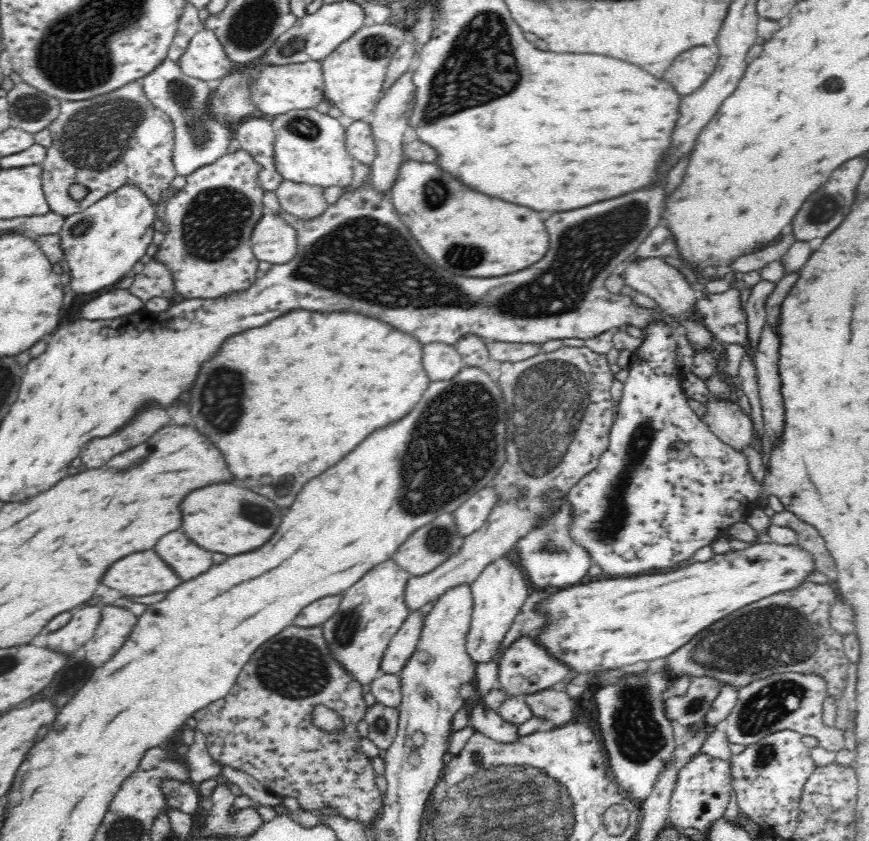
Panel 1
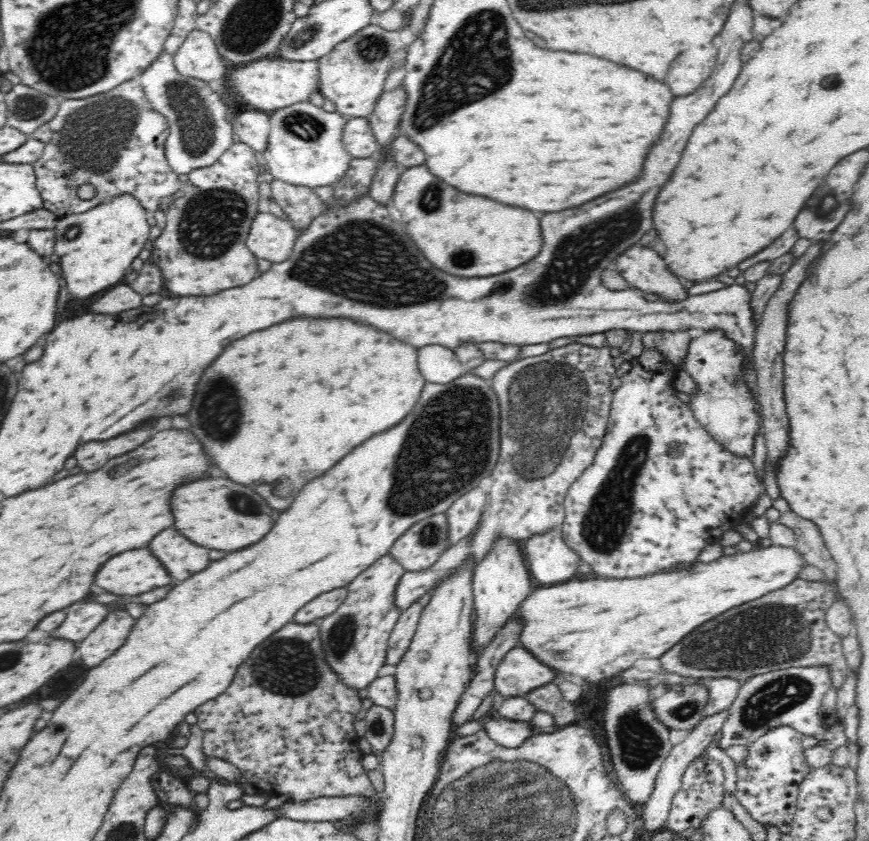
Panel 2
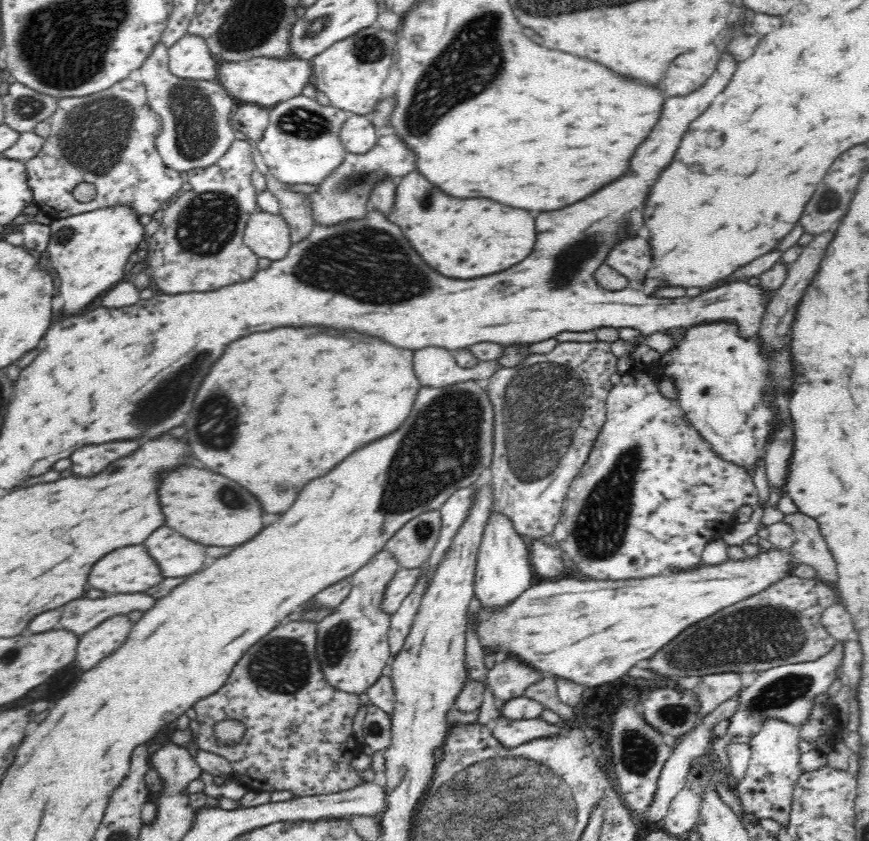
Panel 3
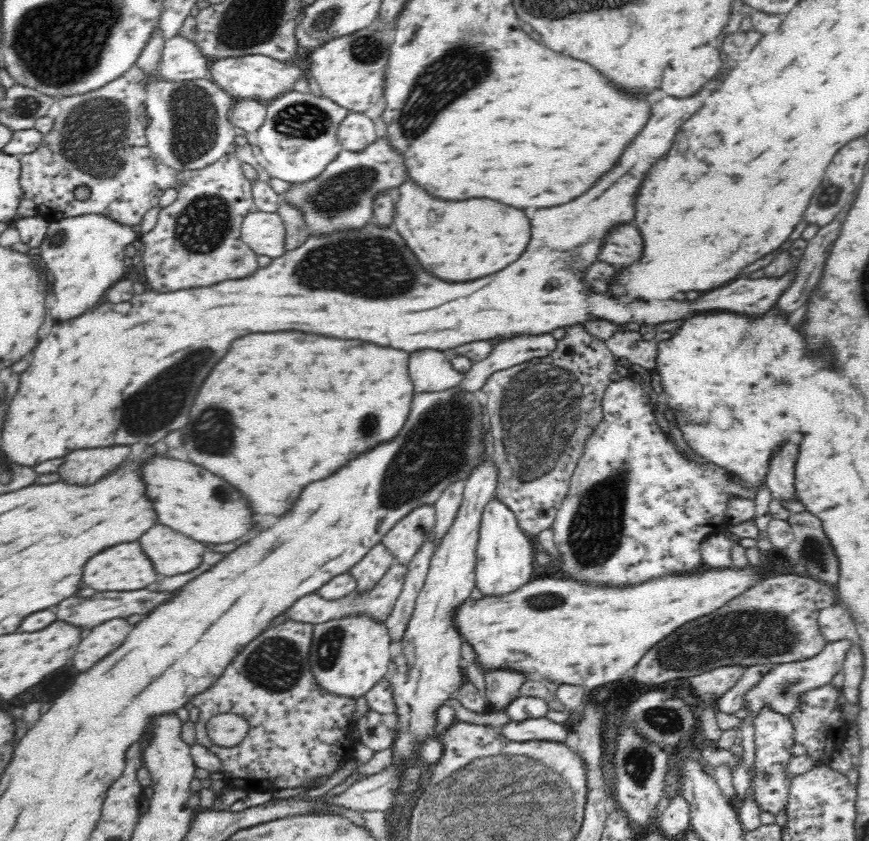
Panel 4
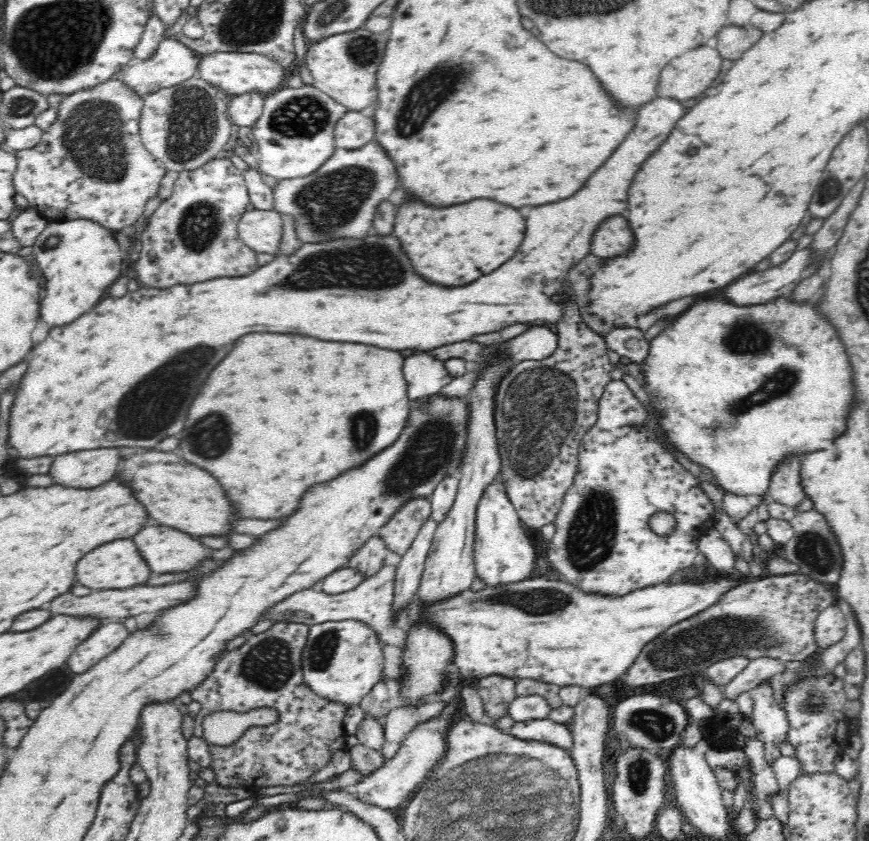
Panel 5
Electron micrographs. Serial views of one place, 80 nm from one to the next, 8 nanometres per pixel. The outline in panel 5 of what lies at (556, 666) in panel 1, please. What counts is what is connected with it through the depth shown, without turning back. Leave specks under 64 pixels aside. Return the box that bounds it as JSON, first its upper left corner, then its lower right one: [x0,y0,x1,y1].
[478,674,517,722]

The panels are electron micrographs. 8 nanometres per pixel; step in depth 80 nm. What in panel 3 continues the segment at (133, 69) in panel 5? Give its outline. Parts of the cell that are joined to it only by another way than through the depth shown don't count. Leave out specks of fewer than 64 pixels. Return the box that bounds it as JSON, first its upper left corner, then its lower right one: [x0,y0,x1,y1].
[169,34,221,81]

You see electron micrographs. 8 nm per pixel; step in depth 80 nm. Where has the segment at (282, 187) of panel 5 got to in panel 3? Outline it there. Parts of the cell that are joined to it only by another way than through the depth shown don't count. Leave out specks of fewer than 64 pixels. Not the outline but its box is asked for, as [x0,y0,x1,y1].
[310,132,416,226]

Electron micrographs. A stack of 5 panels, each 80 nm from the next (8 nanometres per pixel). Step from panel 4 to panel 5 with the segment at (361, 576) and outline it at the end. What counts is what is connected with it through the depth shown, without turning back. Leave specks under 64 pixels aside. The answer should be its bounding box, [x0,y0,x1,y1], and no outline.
[348,536,389,580]

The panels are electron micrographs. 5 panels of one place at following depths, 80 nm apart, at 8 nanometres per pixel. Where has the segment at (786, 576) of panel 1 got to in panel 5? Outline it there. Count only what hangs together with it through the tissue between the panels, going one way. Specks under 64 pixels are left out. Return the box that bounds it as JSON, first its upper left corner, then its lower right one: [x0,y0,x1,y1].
[404,574,746,688]

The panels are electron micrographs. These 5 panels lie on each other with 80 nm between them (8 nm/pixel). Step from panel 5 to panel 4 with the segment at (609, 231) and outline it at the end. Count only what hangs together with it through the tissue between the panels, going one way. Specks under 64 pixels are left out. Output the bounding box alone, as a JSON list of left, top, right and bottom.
[599,224,644,268]

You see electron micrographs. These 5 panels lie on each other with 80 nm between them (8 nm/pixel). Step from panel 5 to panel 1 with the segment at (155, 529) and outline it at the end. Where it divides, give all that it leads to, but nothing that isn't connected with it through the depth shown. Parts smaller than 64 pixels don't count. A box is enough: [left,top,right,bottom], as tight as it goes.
[156,530,212,580]

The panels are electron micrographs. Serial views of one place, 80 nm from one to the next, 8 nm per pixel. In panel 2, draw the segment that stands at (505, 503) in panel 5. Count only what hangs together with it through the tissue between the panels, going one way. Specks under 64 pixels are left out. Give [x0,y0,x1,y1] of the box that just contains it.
[470,539,535,656]

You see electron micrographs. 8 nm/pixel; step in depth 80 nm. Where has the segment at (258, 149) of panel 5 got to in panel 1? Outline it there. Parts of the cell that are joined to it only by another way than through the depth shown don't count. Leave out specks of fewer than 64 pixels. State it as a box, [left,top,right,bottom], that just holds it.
[270,110,355,188]

